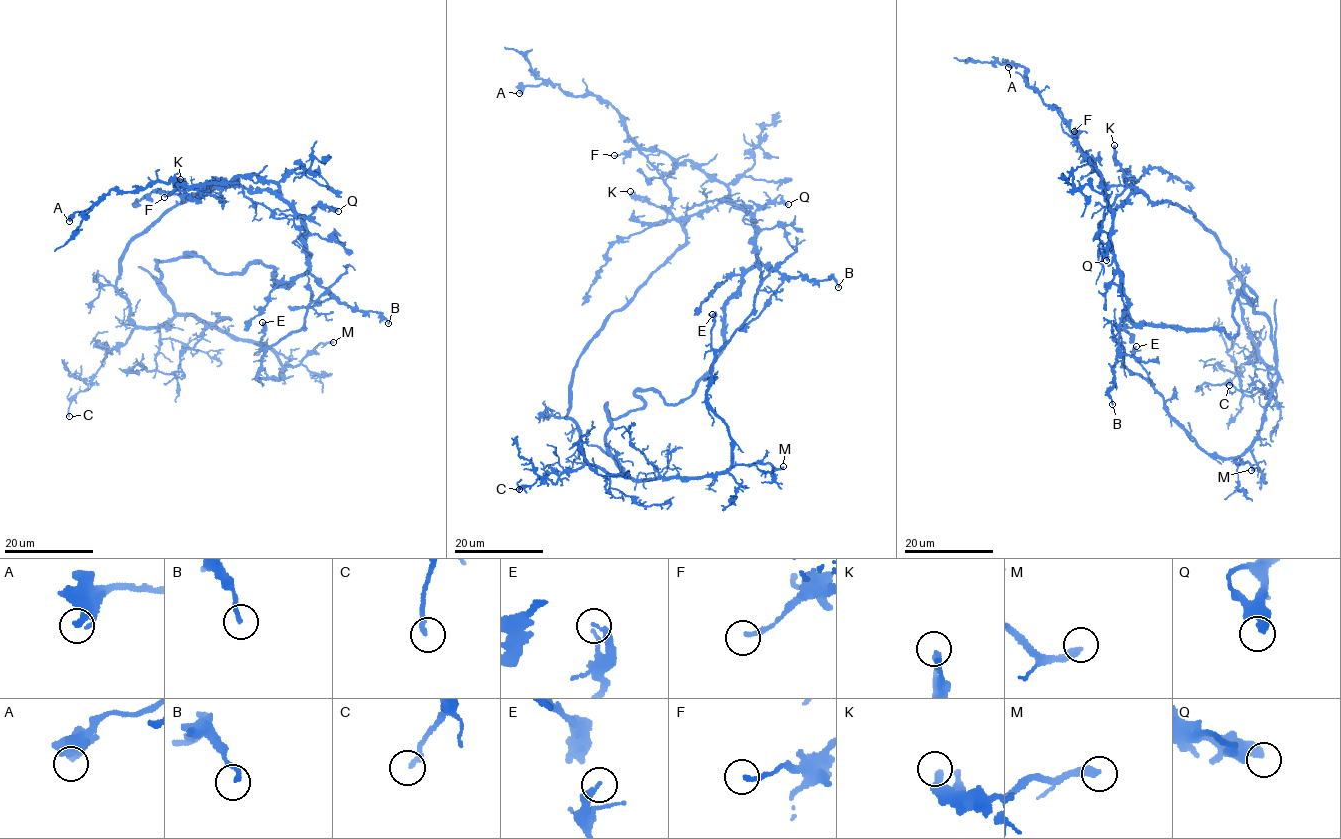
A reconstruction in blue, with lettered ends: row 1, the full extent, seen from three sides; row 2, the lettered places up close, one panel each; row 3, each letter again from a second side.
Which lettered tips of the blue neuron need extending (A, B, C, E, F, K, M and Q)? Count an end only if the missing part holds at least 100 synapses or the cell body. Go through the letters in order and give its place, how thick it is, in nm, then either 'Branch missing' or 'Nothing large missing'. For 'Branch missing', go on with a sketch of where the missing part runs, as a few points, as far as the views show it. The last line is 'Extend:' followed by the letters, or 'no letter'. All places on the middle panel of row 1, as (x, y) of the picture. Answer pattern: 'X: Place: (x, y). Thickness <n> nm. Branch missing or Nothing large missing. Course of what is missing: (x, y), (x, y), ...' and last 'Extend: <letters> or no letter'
A: Place: (519, 93). Thickness 200 nm. Nothing large missing
B: Place: (838, 287). Thickness 180 nm. Nothing large missing
C: Place: (519, 489). Thickness 200 nm. Nothing large missing
E: Place: (712, 314). Thickness 200 nm. Nothing large missing
F: Place: (614, 155). Thickness 180 nm. Nothing large missing
K: Place: (630, 191). Thickness 240 nm. Nothing large missing
M: Place: (783, 466). Thickness 320 nm. Nothing large missing
Q: Place: (788, 204). Thickness 400 nm. Nothing large missing
Extend: no letter

